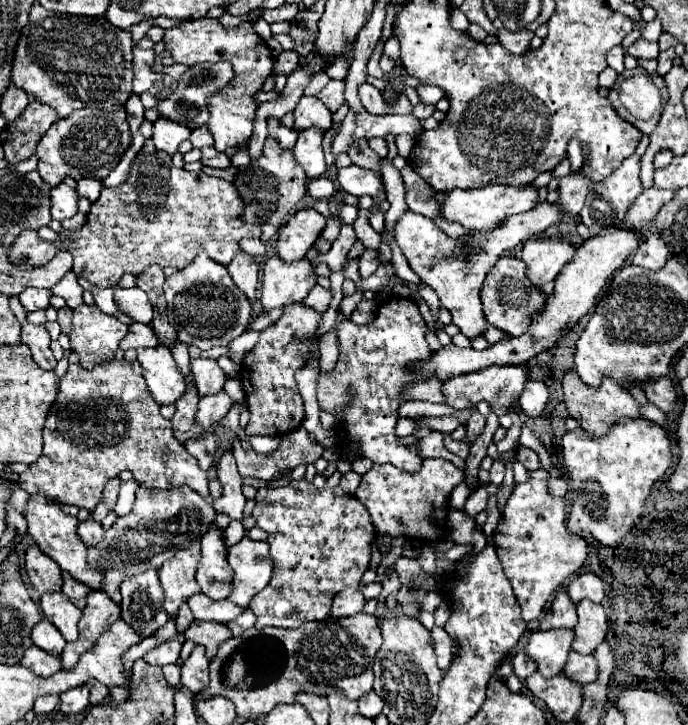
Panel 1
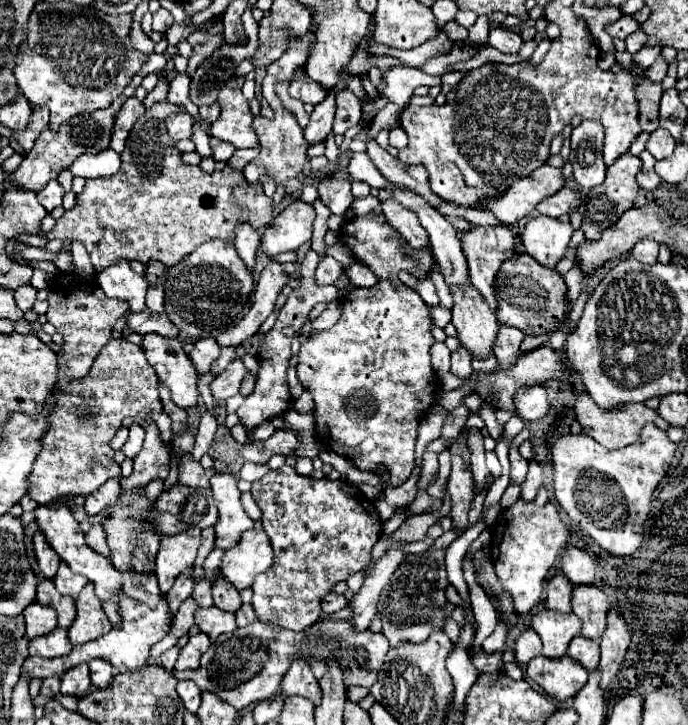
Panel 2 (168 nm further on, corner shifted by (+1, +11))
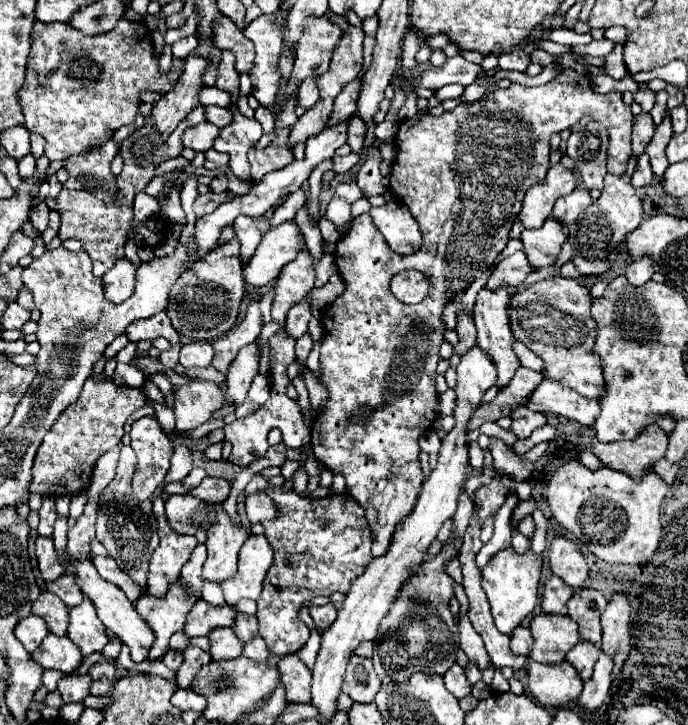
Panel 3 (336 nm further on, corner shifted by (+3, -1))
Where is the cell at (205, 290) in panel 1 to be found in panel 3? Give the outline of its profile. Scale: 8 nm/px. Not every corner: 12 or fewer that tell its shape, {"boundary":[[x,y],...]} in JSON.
{"boundary":[[237,238],[173,284],[183,342],[213,342],[245,296]]}

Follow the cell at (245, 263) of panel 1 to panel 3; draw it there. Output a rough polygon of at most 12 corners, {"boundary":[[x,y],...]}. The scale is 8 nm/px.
{"boundary":[[249,216],[233,222],[245,262],[261,242],[261,230]]}

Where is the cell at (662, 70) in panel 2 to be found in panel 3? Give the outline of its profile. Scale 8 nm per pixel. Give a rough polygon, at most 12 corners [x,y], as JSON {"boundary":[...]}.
{"boundary":[[635,92],[633,100],[651,112],[655,104],[655,92]]}

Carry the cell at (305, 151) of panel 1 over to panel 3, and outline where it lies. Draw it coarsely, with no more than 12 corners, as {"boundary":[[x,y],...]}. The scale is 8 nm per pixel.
{"boundary":[[361,76],[349,82],[335,100],[329,124],[357,110]]}

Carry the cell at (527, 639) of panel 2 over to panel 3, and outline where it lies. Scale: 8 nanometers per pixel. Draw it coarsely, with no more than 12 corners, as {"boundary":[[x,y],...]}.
{"boundary":[[517,626],[511,634],[511,650],[527,656],[533,638],[529,628]]}

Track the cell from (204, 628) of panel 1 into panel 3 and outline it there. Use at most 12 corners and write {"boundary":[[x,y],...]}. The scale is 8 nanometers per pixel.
{"boundary":[[231,628],[209,634],[213,660],[235,660],[243,652]]}

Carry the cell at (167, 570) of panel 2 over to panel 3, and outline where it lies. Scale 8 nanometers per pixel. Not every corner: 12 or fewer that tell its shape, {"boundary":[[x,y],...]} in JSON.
{"boundary":[[163,498],[153,502],[159,546],[149,560],[147,594],[163,596],[197,546],[175,532]]}

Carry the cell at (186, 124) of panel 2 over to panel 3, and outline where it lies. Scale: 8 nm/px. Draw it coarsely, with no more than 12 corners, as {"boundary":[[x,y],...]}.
{"boundary":[[201,122],[183,132],[183,146],[207,152],[219,128]]}

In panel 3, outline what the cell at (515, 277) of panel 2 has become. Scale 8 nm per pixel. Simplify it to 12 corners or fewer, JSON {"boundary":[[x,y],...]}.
{"boundary":[[551,276],[509,302],[543,378],[605,394],[591,292]]}

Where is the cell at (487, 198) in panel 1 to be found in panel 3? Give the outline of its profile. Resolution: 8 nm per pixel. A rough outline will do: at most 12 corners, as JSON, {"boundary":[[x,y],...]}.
{"boundary":[[561,162],[529,188],[519,220],[539,228],[559,196],[573,192],[577,174]]}

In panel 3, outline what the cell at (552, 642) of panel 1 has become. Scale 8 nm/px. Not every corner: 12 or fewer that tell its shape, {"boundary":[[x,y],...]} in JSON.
{"boundary":[[561,614],[531,620],[529,658],[557,664],[579,642],[577,624]]}

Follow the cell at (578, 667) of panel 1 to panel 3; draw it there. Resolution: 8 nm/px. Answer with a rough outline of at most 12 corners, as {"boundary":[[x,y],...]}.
{"boundary":[[579,640],[567,652],[567,662],[585,682],[593,674],[599,648]]}

